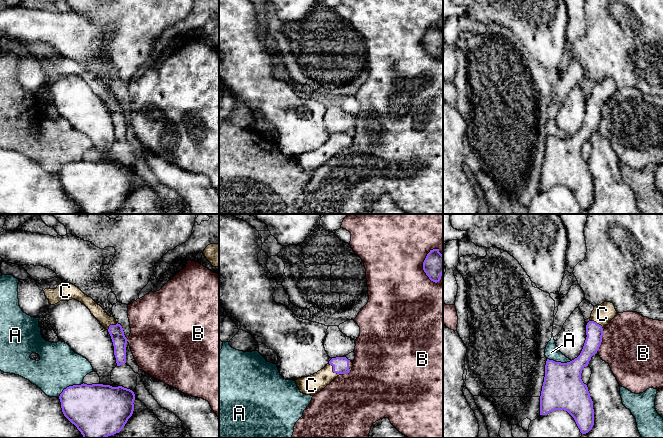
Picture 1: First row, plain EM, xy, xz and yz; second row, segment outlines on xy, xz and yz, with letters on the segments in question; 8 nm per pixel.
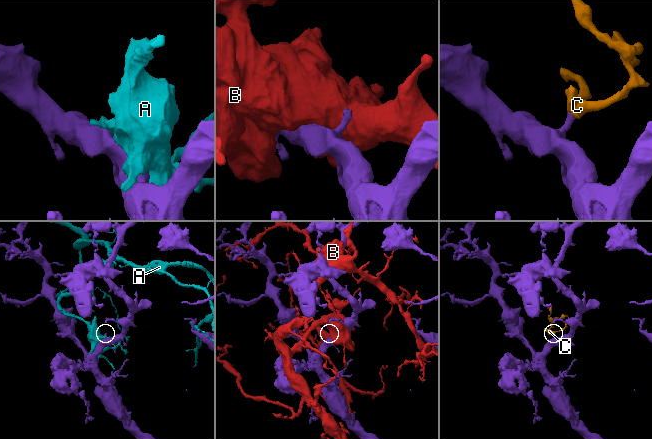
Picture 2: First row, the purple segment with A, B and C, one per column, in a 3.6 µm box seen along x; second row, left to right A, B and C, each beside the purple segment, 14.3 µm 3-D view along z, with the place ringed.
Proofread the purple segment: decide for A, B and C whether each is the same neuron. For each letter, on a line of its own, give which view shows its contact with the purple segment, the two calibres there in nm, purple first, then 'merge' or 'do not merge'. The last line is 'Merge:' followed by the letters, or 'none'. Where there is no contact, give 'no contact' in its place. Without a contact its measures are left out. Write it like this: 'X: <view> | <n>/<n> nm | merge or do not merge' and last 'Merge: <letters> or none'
A: xy | 380/340 nm | do not merge
B: yz | 140/480 nm | do not merge
C: xz | 130/160 nm | merge
Merge: C

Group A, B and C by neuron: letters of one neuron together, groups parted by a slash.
A / B / C

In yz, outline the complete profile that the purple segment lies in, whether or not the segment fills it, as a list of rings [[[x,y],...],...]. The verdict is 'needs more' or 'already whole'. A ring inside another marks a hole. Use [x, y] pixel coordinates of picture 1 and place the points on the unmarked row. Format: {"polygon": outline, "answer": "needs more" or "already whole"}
{"polygon": [[[611,78],[595,82],[586,101],[587,113],[580,131],[567,139],[547,135],[540,172],[540,191],[564,186],[574,194],[582,210],[592,205],[593,177],[587,161],[581,155],[581,149],[599,126],[603,106],[617,90]]], "answer": "needs more"}

